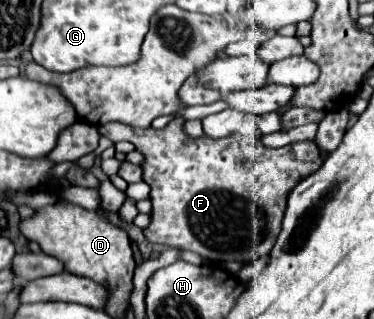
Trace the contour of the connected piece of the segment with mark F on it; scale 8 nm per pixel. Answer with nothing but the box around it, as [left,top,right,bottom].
[98,119,320,261]

